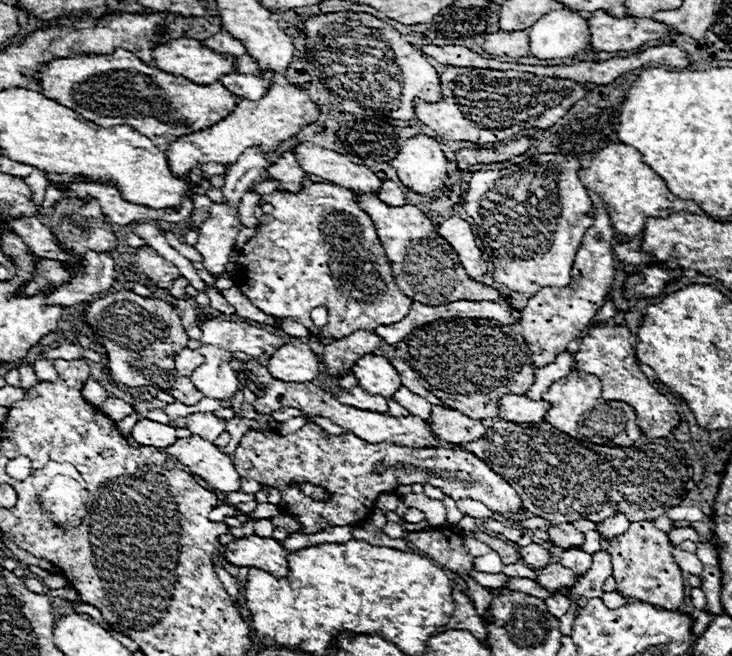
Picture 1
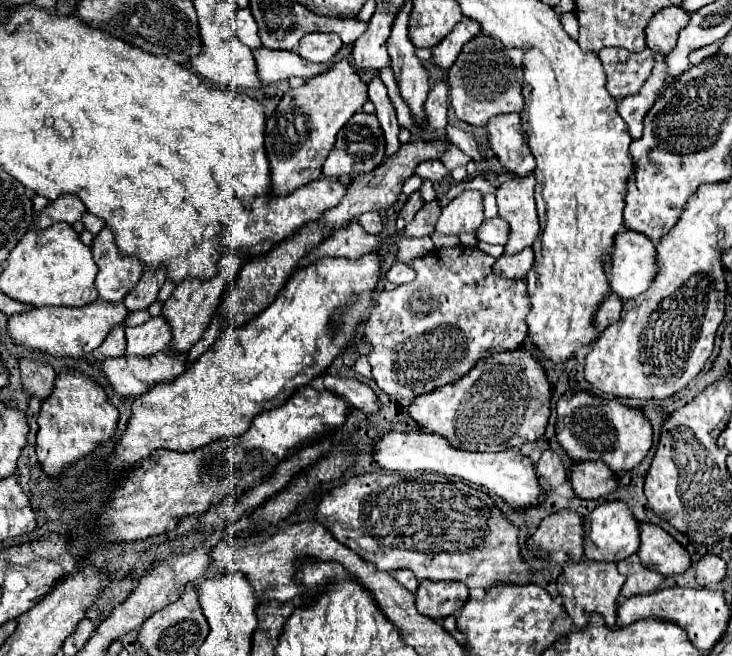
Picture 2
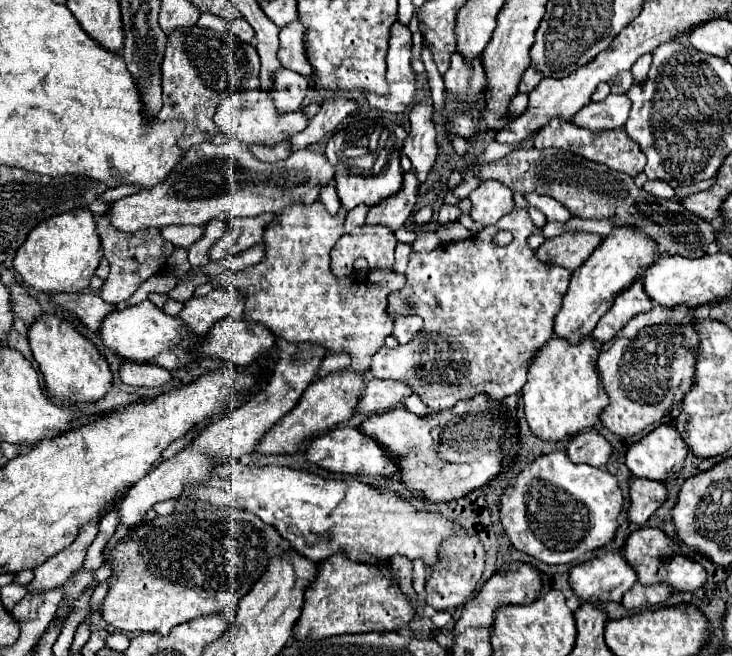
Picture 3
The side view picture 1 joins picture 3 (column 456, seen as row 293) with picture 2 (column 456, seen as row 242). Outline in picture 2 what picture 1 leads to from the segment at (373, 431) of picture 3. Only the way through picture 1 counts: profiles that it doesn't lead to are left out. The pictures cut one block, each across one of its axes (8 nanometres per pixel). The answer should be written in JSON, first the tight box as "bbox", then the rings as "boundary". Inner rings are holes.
{"bbox":[408,348,550,452],"boundary":[[[520,348],[508,354],[492,354],[492,358],[478,362],[468,378],[414,398],[408,414],[422,430],[446,438],[454,448],[500,452],[534,442],[544,434],[550,418],[550,398],[544,368],[526,348]]]}

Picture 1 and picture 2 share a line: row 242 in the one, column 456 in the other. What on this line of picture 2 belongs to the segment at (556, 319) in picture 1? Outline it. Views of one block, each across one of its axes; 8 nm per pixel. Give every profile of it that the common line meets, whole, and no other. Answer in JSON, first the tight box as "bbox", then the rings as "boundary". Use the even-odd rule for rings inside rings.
{"bbox":[416,580,468,620],"boundary":[[[424,580],[416,592],[416,608],[420,614],[442,620],[456,614],[468,600],[468,588],[460,582]]]}

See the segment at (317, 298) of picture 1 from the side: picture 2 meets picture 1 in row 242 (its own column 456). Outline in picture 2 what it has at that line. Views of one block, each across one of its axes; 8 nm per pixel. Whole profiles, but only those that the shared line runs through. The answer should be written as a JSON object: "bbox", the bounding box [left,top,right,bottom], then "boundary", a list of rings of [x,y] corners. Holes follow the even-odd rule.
{"bbox":[364,244,532,406],"boundary":[[[460,244],[454,248],[438,248],[410,260],[408,266],[416,270],[414,282],[376,294],[374,308],[364,322],[364,332],[372,342],[368,362],[372,366],[374,382],[390,396],[390,400],[408,406],[416,396],[430,394],[440,386],[464,378],[478,360],[488,358],[494,352],[516,350],[524,344],[528,336],[526,314],[532,306],[526,292],[526,280],[494,274],[494,262],[496,258],[474,246]]]}

